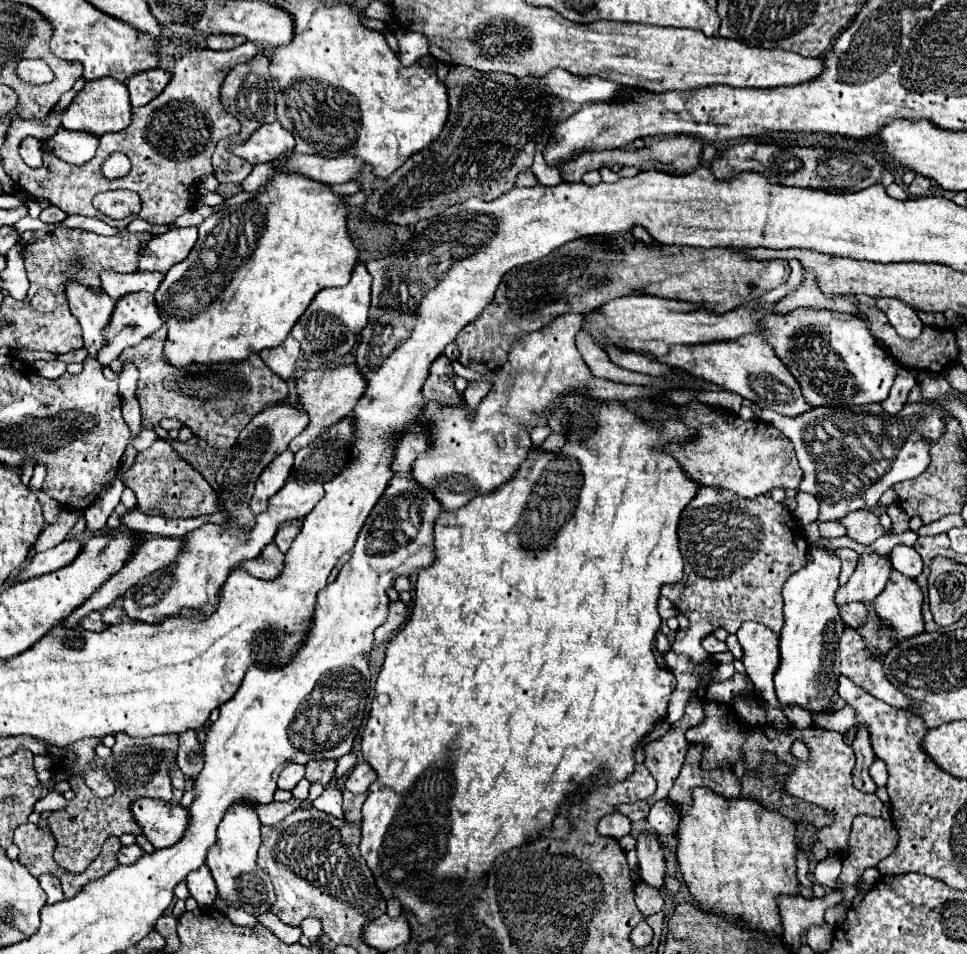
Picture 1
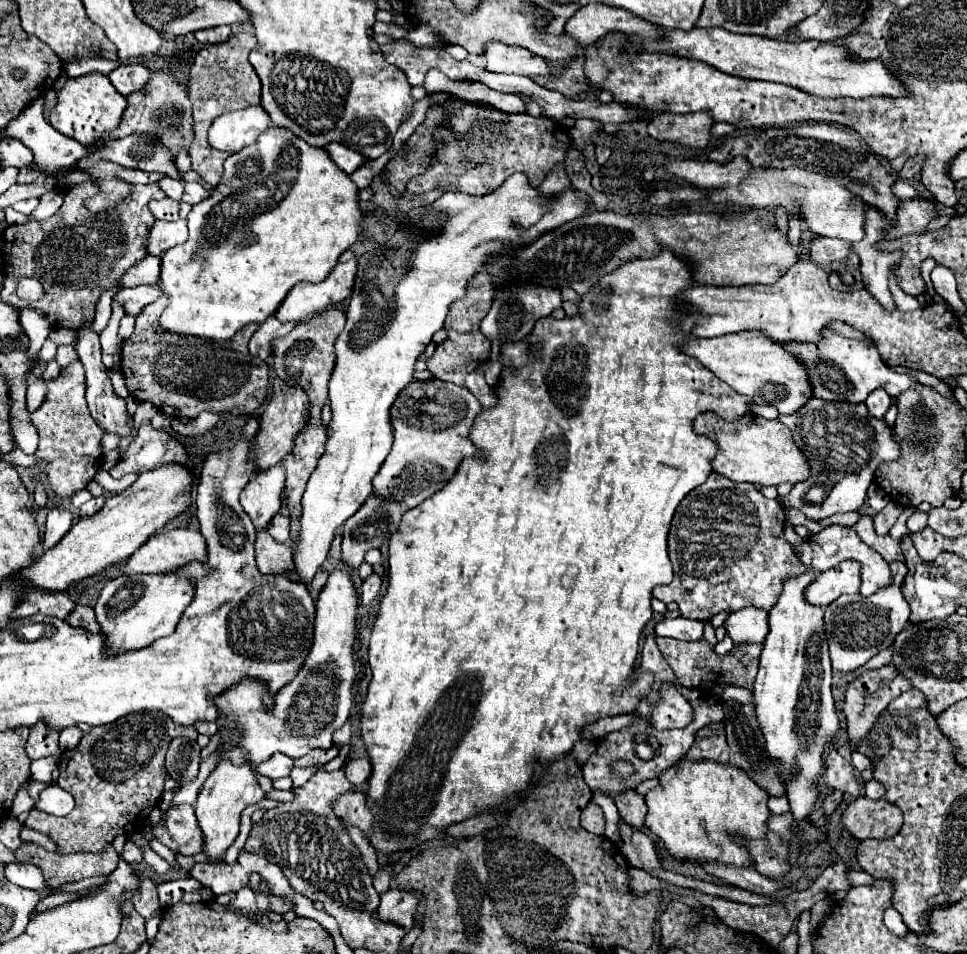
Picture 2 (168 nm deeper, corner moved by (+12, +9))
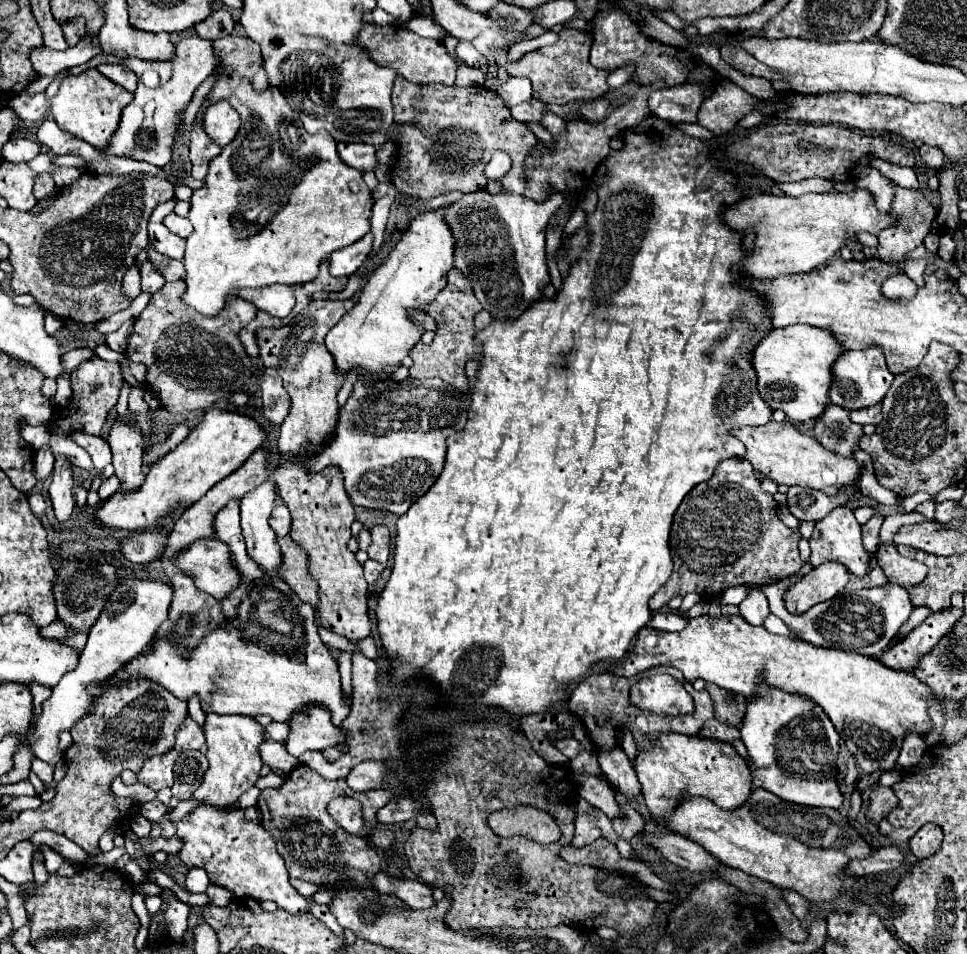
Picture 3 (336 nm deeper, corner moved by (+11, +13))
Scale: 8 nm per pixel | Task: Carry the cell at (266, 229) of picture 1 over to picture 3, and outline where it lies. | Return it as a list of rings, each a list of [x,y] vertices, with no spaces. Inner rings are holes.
[[[239,88],[227,102],[239,112],[241,128],[239,128],[237,136],[227,146],[223,146],[221,154],[209,162],[209,172],[205,176],[205,184],[199,190],[193,190],[191,210],[187,216],[189,222],[193,224],[193,234],[187,238],[187,248],[185,248],[185,258],[183,258],[183,264],[187,270],[187,276],[185,276],[187,292],[183,296],[183,302],[205,316],[219,314],[225,306],[225,300],[229,296],[237,294],[237,288],[259,288],[259,286],[269,286],[269,284],[305,284],[309,280],[313,280],[319,272],[319,262],[323,258],[327,258],[331,252],[335,252],[339,248],[345,248],[345,246],[357,242],[371,230],[369,220],[371,220],[373,194],[367,188],[367,184],[363,182],[363,174],[355,168],[349,168],[337,156],[337,142],[329,136],[329,132],[315,132],[315,134],[305,132],[301,128],[301,118],[297,116],[297,110],[293,110],[289,106],[289,102],[285,100],[285,96],[281,96],[281,92],[277,92],[275,88],[267,88],[259,96],[251,88],[243,88],[243,90]]]

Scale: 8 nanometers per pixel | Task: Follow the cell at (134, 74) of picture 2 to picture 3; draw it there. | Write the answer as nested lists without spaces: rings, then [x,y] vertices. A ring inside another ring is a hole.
[[[99,64],[97,70],[99,70],[103,76],[107,76],[109,80],[113,80],[115,84],[123,86],[125,90],[135,92],[137,76],[135,76],[129,68],[125,68],[125,66],[115,66],[115,64]]]

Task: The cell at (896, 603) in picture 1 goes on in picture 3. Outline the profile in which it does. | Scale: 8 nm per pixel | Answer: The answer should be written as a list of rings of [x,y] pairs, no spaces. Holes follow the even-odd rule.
[[[847,506],[835,508],[833,512],[829,512],[829,516],[819,520],[815,524],[809,544],[811,544],[811,564],[813,566],[833,560],[833,562],[843,564],[855,576],[865,576],[869,572],[869,556],[871,554],[865,552],[865,548],[861,544],[861,524],[855,520],[853,512]]]

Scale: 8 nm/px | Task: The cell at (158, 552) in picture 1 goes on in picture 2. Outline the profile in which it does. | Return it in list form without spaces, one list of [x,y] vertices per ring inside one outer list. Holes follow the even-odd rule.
[[[188,528],[164,530],[144,542],[122,566],[124,574],[170,572],[190,560],[206,560],[206,544],[200,532]]]

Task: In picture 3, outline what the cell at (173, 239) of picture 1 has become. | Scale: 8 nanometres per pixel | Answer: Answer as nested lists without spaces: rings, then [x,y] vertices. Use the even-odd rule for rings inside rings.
[[[171,212],[171,214],[167,214],[165,216],[165,226],[173,232],[173,234],[177,234],[177,236],[181,236],[181,238],[189,238],[189,234],[191,234],[191,222],[187,220],[187,218],[181,218],[181,216],[177,216],[175,212]]]

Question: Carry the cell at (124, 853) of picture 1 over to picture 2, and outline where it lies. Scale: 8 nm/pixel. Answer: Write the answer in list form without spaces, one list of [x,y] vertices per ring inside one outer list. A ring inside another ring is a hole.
[[[126,840],[124,844],[124,850],[122,850],[122,860],[134,864],[134,862],[142,862],[142,850],[132,842],[132,840]]]

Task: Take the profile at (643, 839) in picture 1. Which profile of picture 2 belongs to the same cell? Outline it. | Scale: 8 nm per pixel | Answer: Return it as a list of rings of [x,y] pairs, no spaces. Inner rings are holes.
[[[622,792],[614,798],[620,816],[626,824],[630,824],[634,830],[642,830],[646,822],[646,802],[636,792]]]

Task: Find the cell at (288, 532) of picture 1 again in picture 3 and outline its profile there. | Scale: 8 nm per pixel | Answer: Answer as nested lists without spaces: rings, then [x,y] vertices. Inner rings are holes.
[[[277,504],[277,506],[273,508],[273,512],[271,512],[269,524],[271,524],[271,528],[275,530],[277,536],[285,536],[285,534],[289,534],[289,530],[291,530],[289,508],[285,508],[285,504]]]

